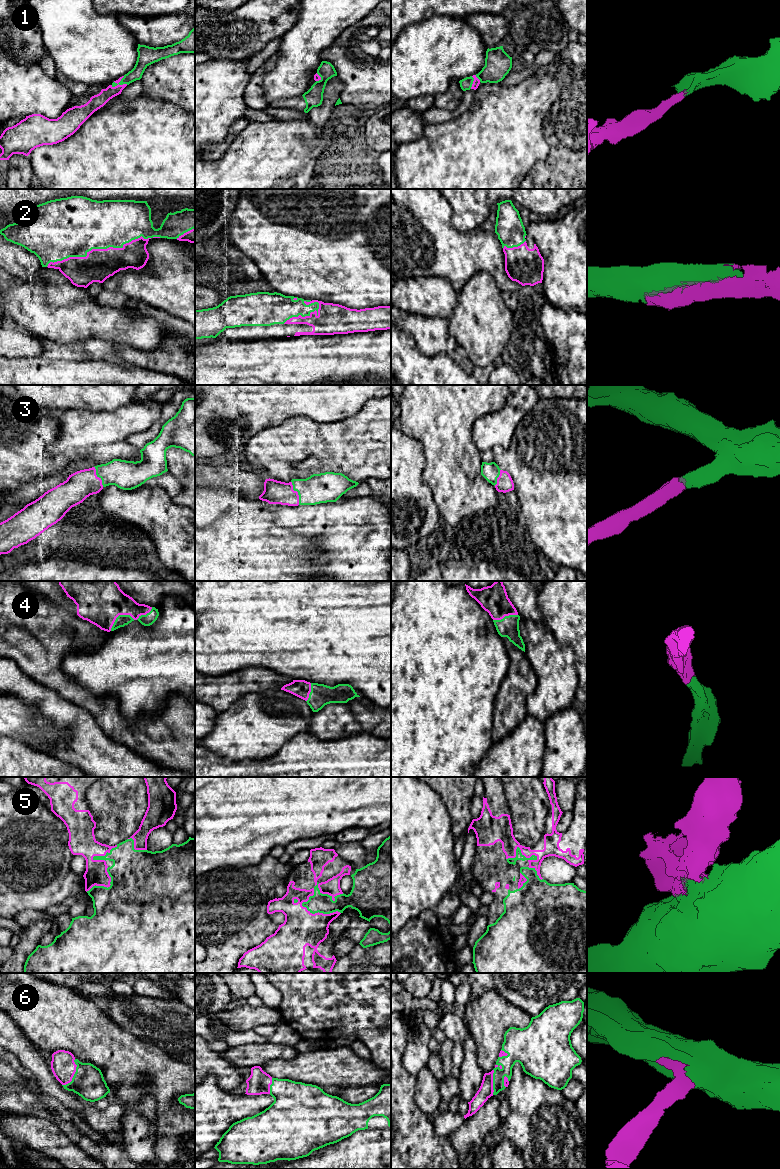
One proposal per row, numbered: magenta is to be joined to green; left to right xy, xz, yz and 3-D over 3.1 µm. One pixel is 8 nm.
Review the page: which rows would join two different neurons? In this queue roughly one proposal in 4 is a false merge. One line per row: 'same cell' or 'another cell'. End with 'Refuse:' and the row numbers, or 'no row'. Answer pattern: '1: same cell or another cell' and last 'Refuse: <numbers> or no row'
1: same cell
2: same cell
3: same cell
4: same cell
5: same cell
6: same cell
Refuse: no row

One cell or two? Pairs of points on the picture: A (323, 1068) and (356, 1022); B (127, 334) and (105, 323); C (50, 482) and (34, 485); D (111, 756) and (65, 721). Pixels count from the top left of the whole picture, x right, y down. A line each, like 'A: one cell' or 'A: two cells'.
A: two cells
B: one cell
C: one cell
D: one cell

